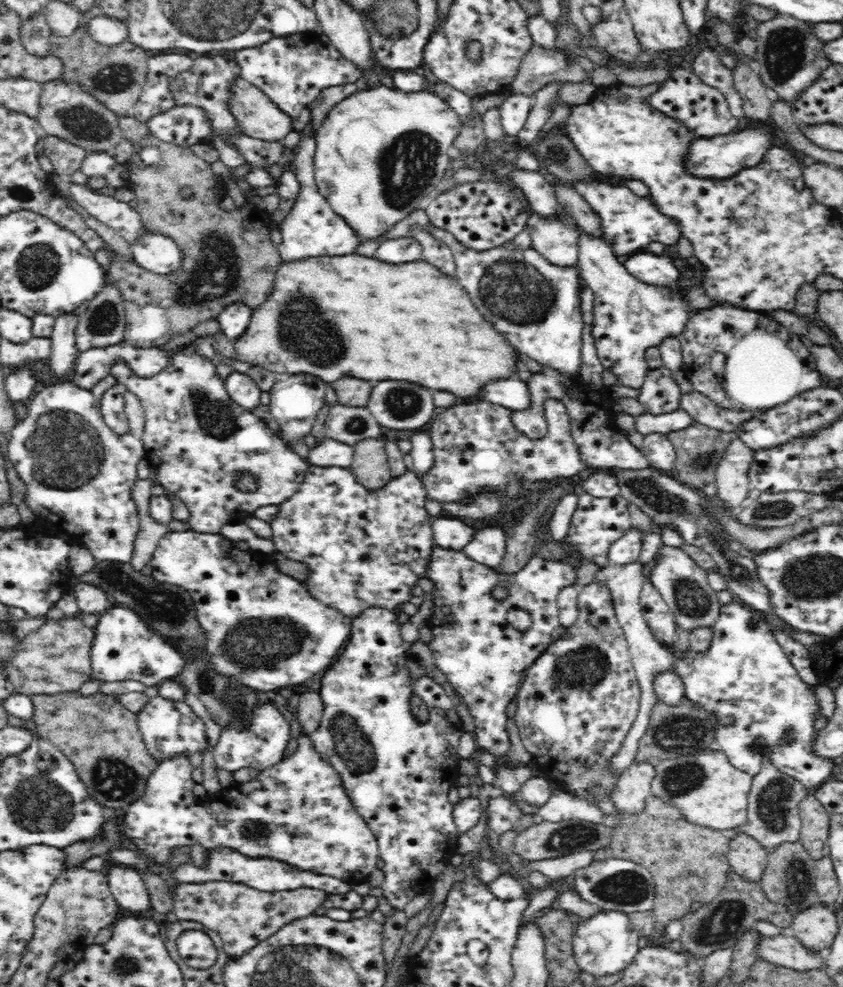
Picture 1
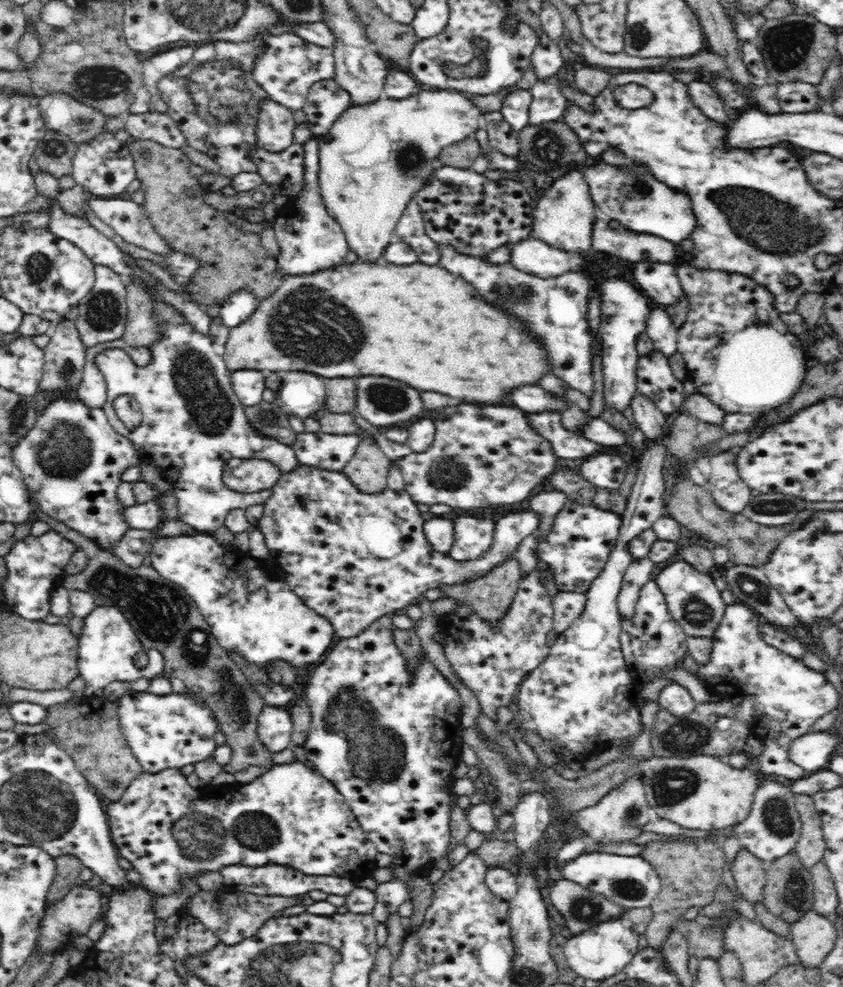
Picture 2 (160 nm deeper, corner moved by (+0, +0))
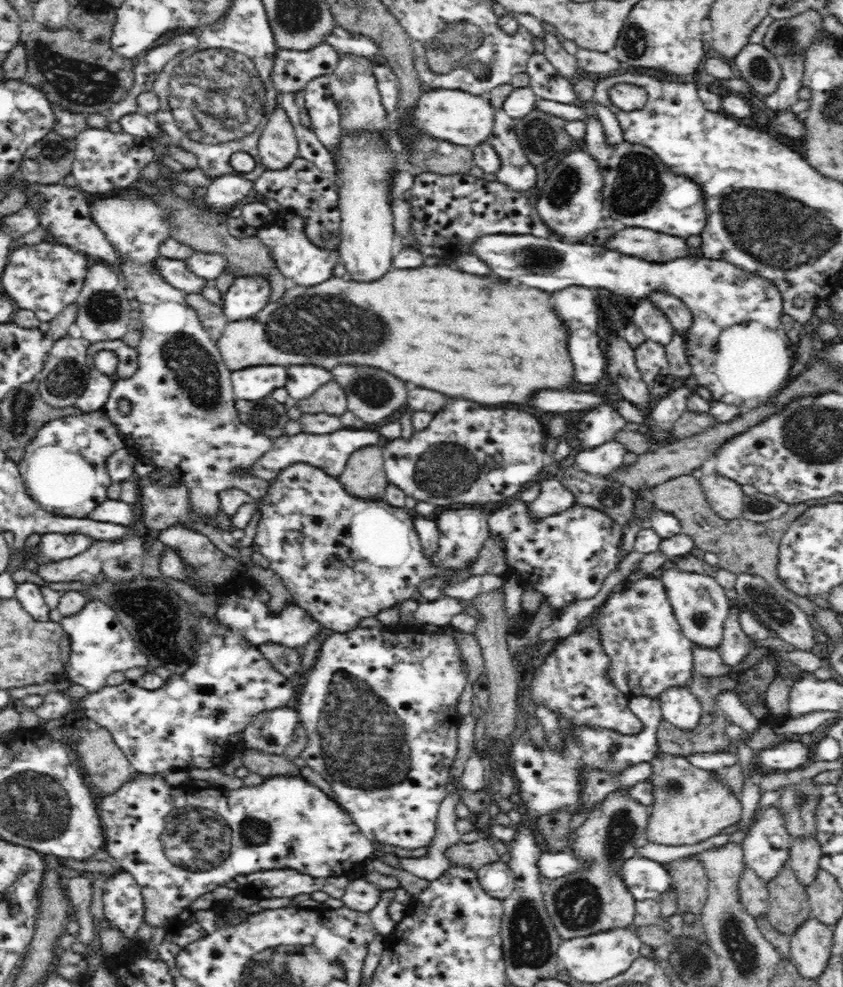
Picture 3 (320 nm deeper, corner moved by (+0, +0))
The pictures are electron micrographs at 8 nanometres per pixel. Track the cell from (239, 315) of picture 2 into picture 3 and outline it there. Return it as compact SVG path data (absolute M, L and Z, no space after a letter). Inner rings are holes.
M266 278L237 279L224 293L224 315L229 322L253 318L268 306L271 294L271 282Z

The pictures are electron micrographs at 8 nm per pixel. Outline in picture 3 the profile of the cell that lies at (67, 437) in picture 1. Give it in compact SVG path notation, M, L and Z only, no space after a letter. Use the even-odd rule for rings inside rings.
M99 411L82 415L66 415L64 418L52 419L40 430L36 431L34 438L25 446L22 460L19 463L19 471L24 479L26 492L44 510L58 516L70 518L86 518L88 512L96 509L100 502L109 498L108 487L113 483L106 471L106 458L114 452L125 448L123 437L118 433L112 423L108 423Z

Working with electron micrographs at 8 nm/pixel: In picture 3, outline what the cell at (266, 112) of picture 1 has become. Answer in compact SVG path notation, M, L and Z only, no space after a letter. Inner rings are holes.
M276 104L258 140L258 156L264 170L284 170L299 156L299 142L286 110Z

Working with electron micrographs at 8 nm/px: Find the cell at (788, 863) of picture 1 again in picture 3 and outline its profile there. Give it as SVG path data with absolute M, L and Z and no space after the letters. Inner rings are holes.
M789 866L782 868L778 876L767 882L769 909L766 918L786 935L795 930L809 918L808 886L797 879Z

